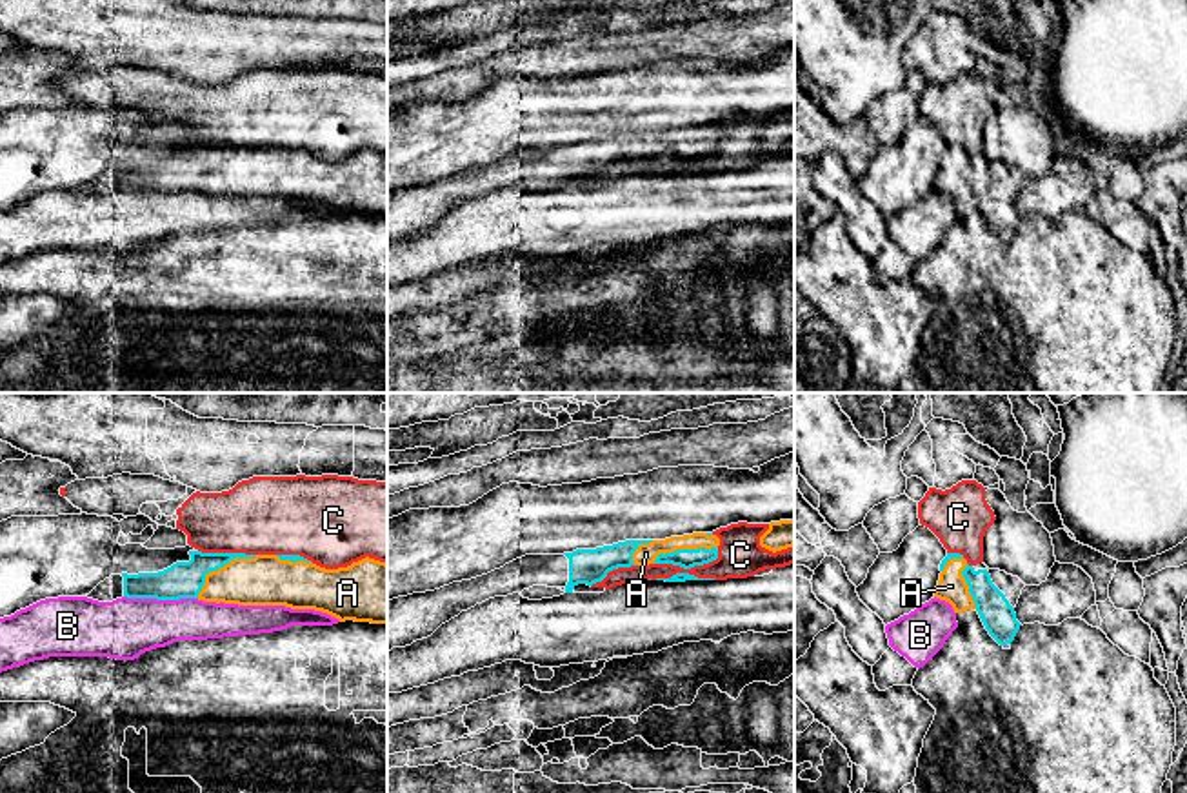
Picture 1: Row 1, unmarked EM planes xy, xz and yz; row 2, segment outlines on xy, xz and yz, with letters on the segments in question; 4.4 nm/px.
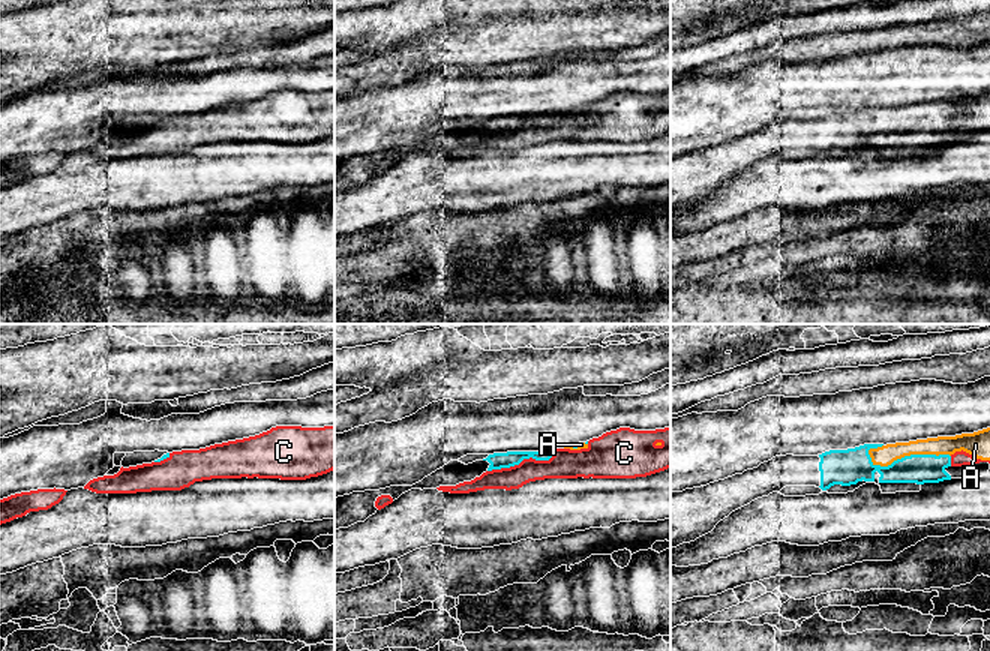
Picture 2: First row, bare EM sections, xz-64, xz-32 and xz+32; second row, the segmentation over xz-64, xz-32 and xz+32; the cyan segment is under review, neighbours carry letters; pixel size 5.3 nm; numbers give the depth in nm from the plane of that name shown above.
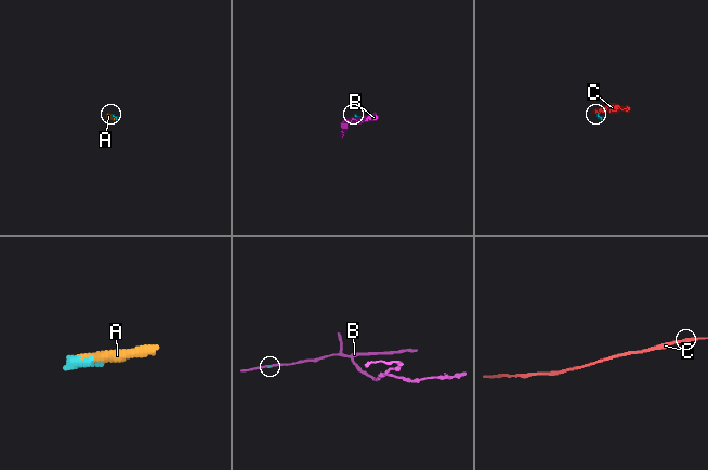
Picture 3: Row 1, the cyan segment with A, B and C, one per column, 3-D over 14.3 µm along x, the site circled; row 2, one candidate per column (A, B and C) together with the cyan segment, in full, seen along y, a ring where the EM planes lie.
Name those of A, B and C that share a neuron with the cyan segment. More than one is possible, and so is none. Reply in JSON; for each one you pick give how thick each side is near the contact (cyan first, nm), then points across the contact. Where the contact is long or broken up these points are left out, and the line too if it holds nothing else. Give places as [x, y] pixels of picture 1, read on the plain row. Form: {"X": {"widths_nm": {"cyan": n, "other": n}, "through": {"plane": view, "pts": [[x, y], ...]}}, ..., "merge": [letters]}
{"A": {"widths_nm": {"cyan": 160, "other": 220}}, "merge": ["A"]}

